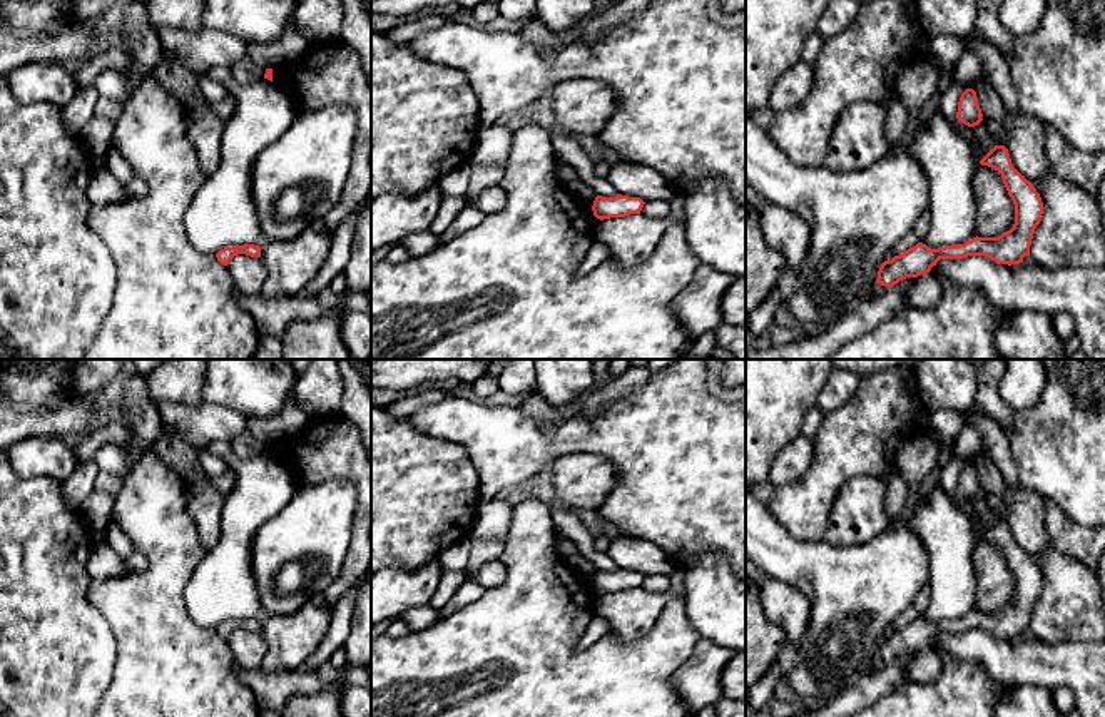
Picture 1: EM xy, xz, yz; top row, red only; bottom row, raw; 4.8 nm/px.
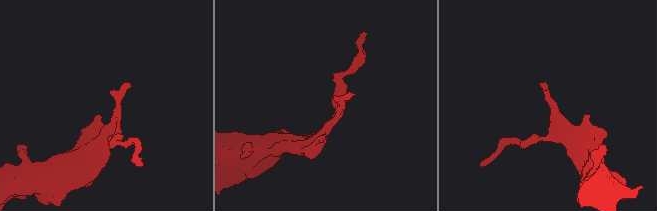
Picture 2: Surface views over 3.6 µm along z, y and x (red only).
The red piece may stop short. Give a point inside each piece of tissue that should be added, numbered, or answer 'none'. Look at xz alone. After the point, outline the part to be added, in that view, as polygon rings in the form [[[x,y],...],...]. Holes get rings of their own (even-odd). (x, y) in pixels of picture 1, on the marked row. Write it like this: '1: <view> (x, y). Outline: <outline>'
none

